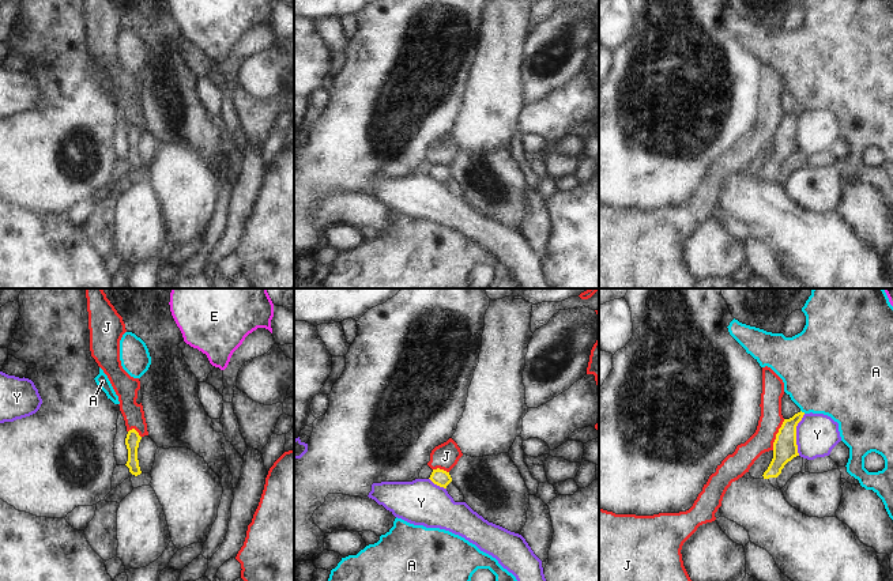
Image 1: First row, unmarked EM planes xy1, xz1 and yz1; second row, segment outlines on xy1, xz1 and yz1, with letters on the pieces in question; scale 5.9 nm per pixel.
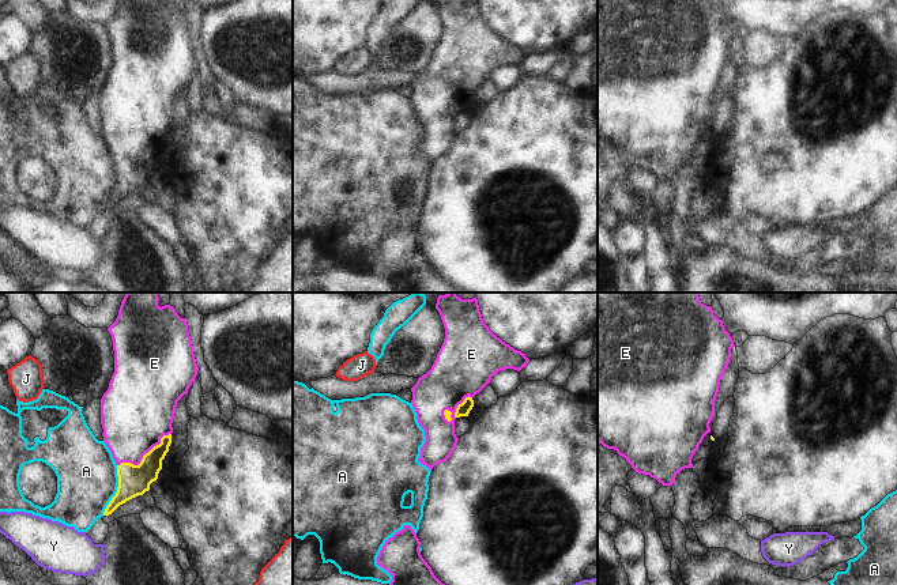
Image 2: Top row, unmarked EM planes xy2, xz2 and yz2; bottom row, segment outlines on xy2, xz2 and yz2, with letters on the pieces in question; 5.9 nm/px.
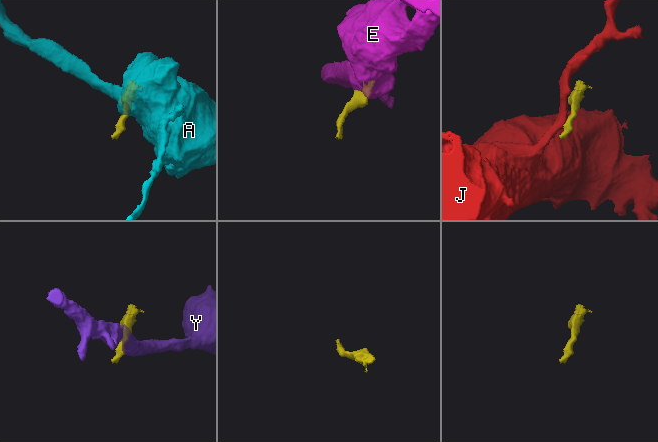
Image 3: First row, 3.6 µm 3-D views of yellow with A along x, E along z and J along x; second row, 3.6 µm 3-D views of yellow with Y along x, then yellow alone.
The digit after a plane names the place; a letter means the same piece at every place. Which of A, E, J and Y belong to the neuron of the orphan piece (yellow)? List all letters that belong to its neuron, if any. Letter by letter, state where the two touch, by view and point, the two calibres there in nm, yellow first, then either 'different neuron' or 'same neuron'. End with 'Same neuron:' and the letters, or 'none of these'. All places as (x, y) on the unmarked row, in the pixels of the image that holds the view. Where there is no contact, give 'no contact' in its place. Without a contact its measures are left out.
A: xy2 (117, 185) | 180/360 nm | different neuron
E: xy2 (143, 151) | 180/400 nm | same neuron
J: yz1 (776, 129) | 140/140 nm | different neuron
Y: yz1 (795, 129) | 140/240 nm | different neuron
Same neuron: E

